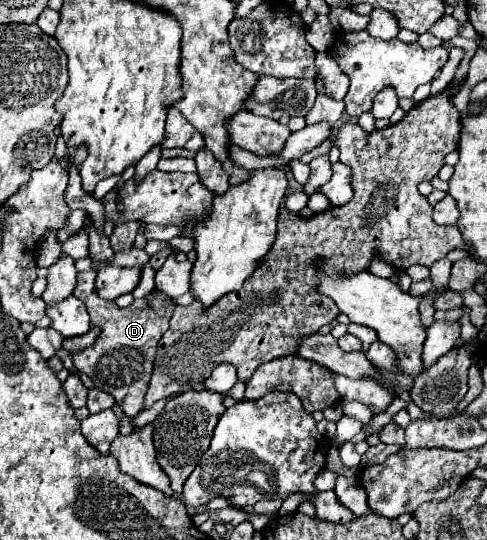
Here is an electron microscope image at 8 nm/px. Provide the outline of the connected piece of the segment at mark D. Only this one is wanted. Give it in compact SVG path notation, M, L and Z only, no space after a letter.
M93 268L87 272L78 272L73 296L85 302L91 316L91 326L99 326L101 336L93 346L73 354L73 362L79 372L85 372L95 382L95 388L115 398L115 402L121 406L125 416L135 418L143 410L143 396L147 392L147 384L151 378L157 344L163 332L169 328L171 308L175 308L177 304L171 298L161 300L153 292L147 298L137 298L127 308L117 308L115 302L107 302L97 296L96 276L97 270Z

